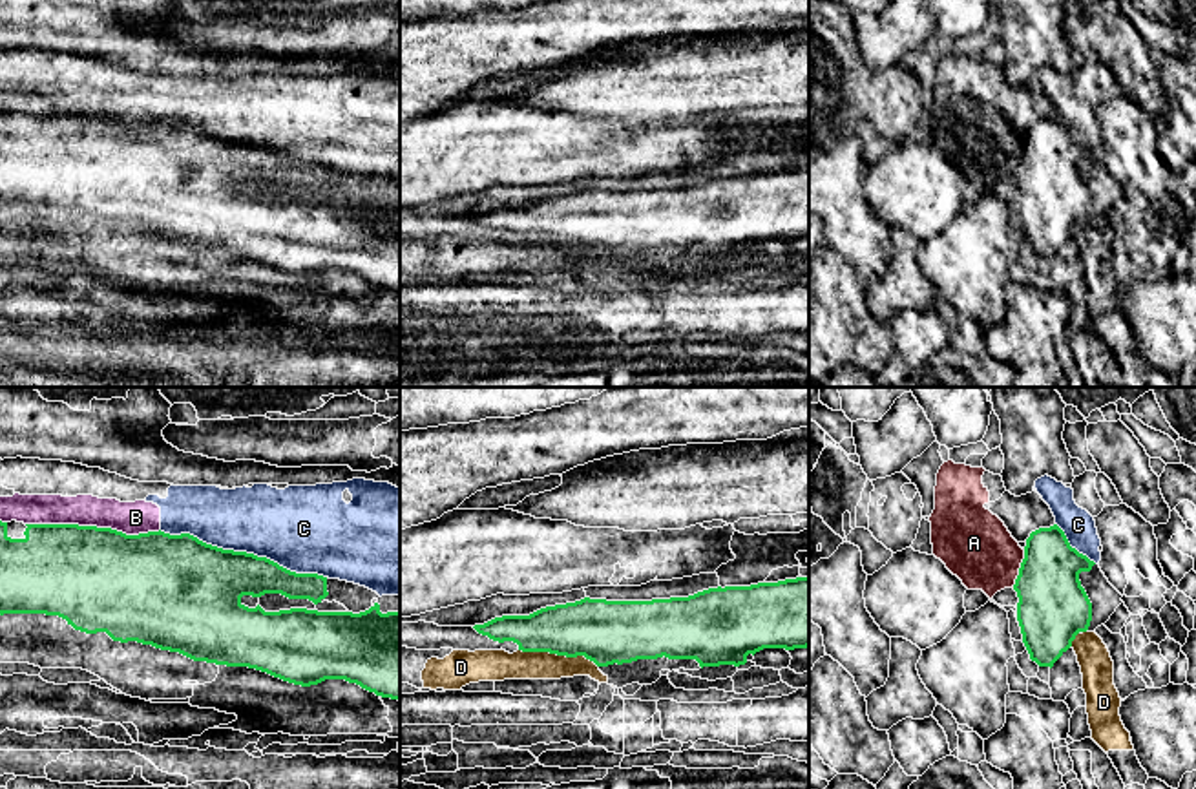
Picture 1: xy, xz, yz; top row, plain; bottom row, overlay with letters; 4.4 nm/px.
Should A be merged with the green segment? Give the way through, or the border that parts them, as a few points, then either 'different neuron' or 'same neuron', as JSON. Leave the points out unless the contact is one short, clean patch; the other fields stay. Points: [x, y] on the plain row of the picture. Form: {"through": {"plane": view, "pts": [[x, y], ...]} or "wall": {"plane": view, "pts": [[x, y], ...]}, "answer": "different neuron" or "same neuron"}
{"answer": "different neuron"}

